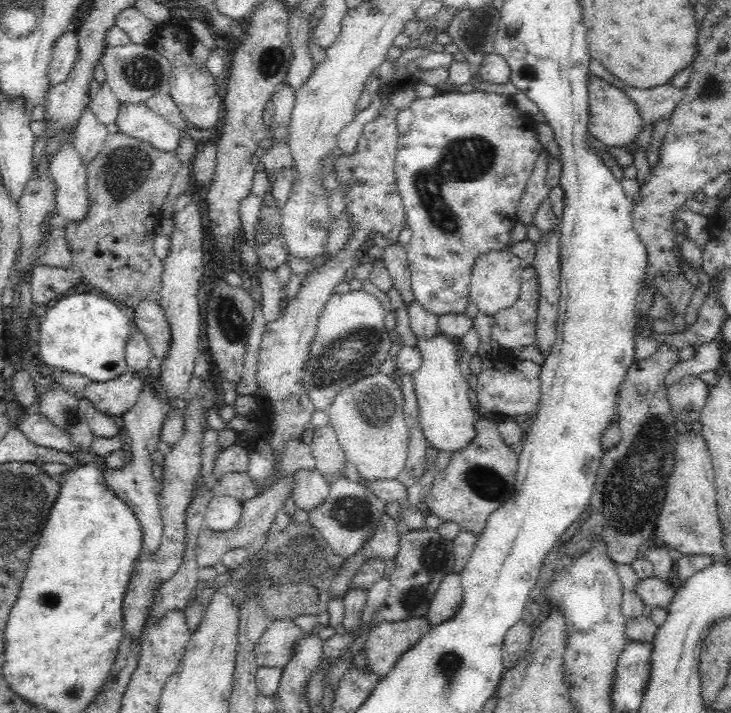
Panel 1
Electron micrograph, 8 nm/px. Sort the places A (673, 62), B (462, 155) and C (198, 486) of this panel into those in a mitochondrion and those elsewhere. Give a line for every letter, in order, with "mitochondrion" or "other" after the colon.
A: other
B: mitochondrion
C: other

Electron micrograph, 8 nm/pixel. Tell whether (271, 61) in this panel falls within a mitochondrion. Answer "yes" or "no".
yes

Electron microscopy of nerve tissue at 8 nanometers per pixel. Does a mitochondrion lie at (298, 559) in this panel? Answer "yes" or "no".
yes

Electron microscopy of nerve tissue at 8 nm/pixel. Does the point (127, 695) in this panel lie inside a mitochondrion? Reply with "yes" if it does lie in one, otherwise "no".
no

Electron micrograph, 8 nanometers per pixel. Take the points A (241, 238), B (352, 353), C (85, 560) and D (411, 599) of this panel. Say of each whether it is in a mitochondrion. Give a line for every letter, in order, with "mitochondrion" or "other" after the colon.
A: other
B: mitochondrion
C: other
D: mitochondrion

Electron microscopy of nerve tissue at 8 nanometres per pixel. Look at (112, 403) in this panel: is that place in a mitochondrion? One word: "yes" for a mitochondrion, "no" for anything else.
no

